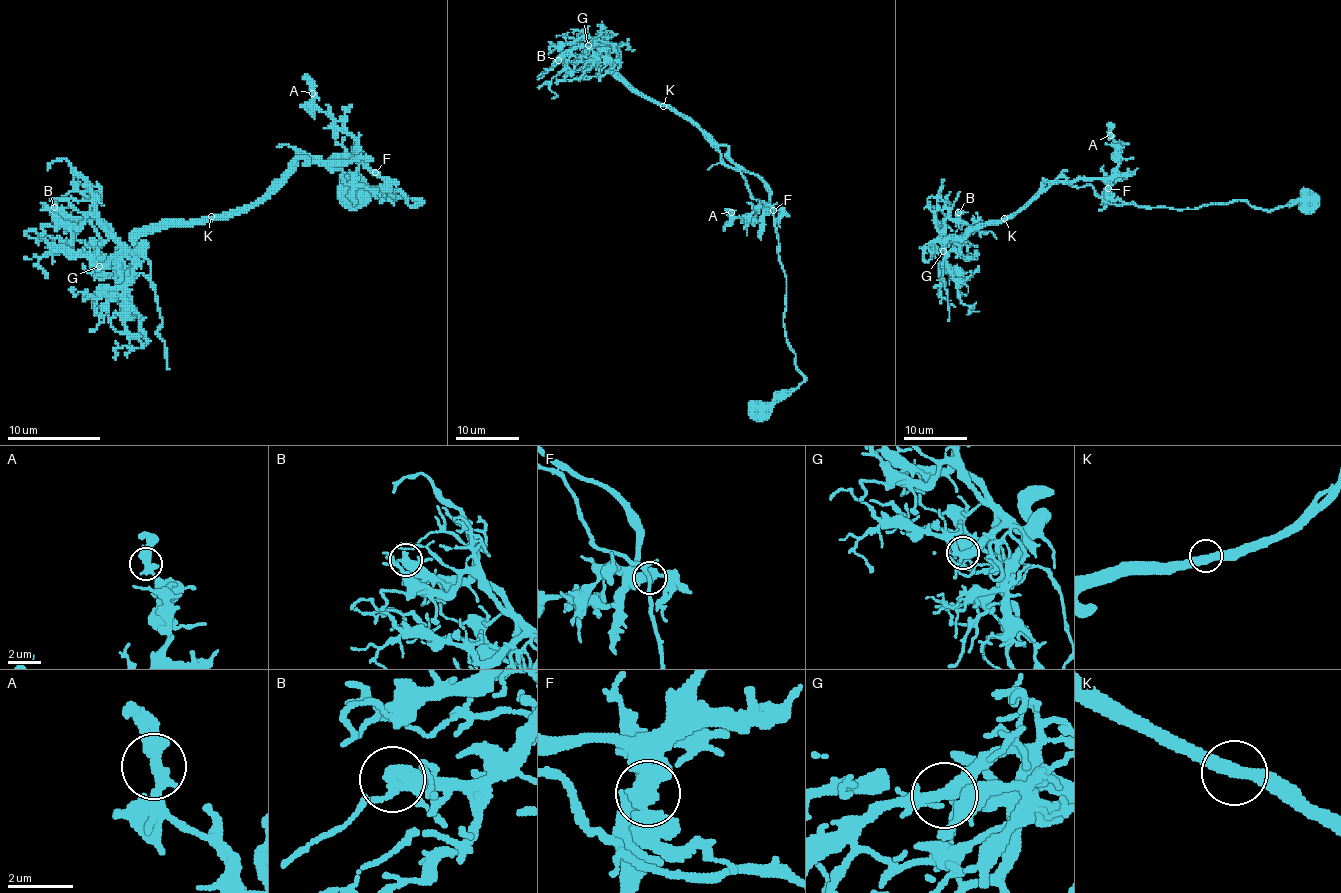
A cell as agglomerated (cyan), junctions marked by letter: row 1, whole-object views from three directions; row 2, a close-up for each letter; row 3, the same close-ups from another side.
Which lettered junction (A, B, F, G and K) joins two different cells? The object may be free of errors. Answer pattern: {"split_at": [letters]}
{"split_at": []}

